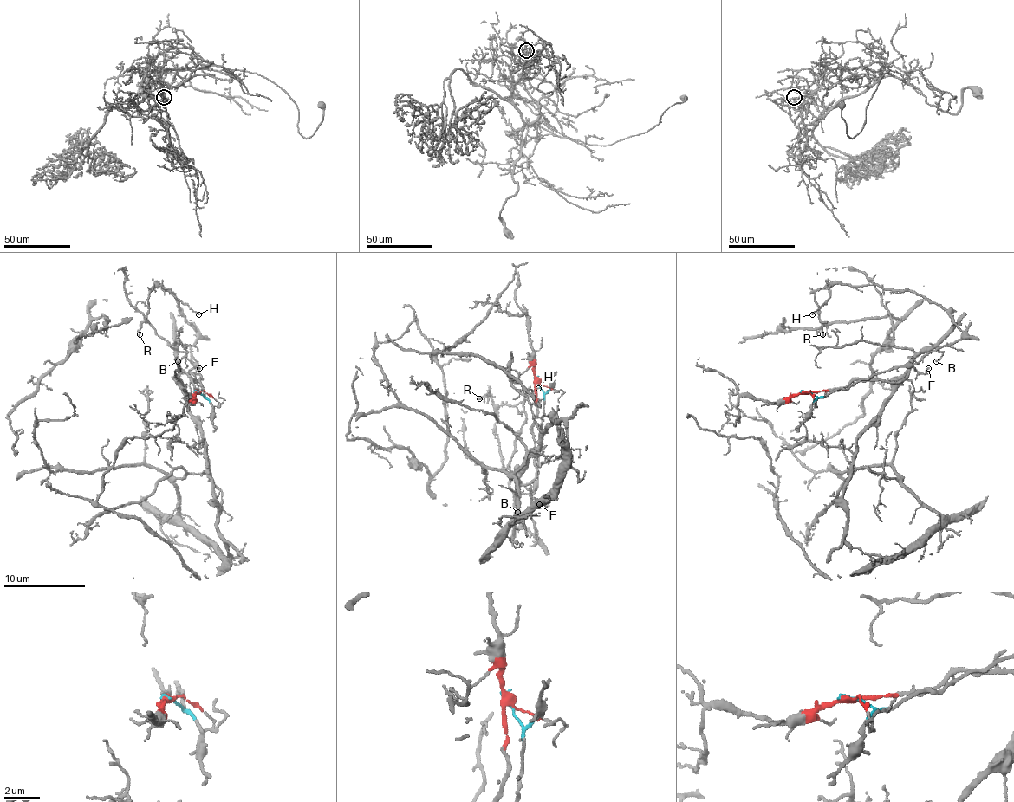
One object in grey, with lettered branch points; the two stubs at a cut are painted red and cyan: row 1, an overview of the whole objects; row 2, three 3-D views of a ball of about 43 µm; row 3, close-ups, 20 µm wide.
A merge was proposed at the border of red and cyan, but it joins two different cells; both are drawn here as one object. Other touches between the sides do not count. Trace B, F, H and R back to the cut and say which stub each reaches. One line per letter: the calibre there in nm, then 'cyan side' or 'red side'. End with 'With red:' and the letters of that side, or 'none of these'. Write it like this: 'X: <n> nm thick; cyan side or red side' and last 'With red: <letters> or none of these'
B: 110 nm thick; red side
F: 80 nm thick; cyan side
H: 120 nm thick; cyan side
R: 180 nm thick; cyan side
With red: B

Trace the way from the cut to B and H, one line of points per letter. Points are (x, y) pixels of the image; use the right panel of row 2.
B: (804, 392), (839, 391), (854, 380), (900, 382), (908, 365), (920, 352), (935, 347), (941, 352), (935, 362)
H: (804, 391), (827, 397), (962, 337), (937, 305), (876, 284), (835, 284), (813, 314)

